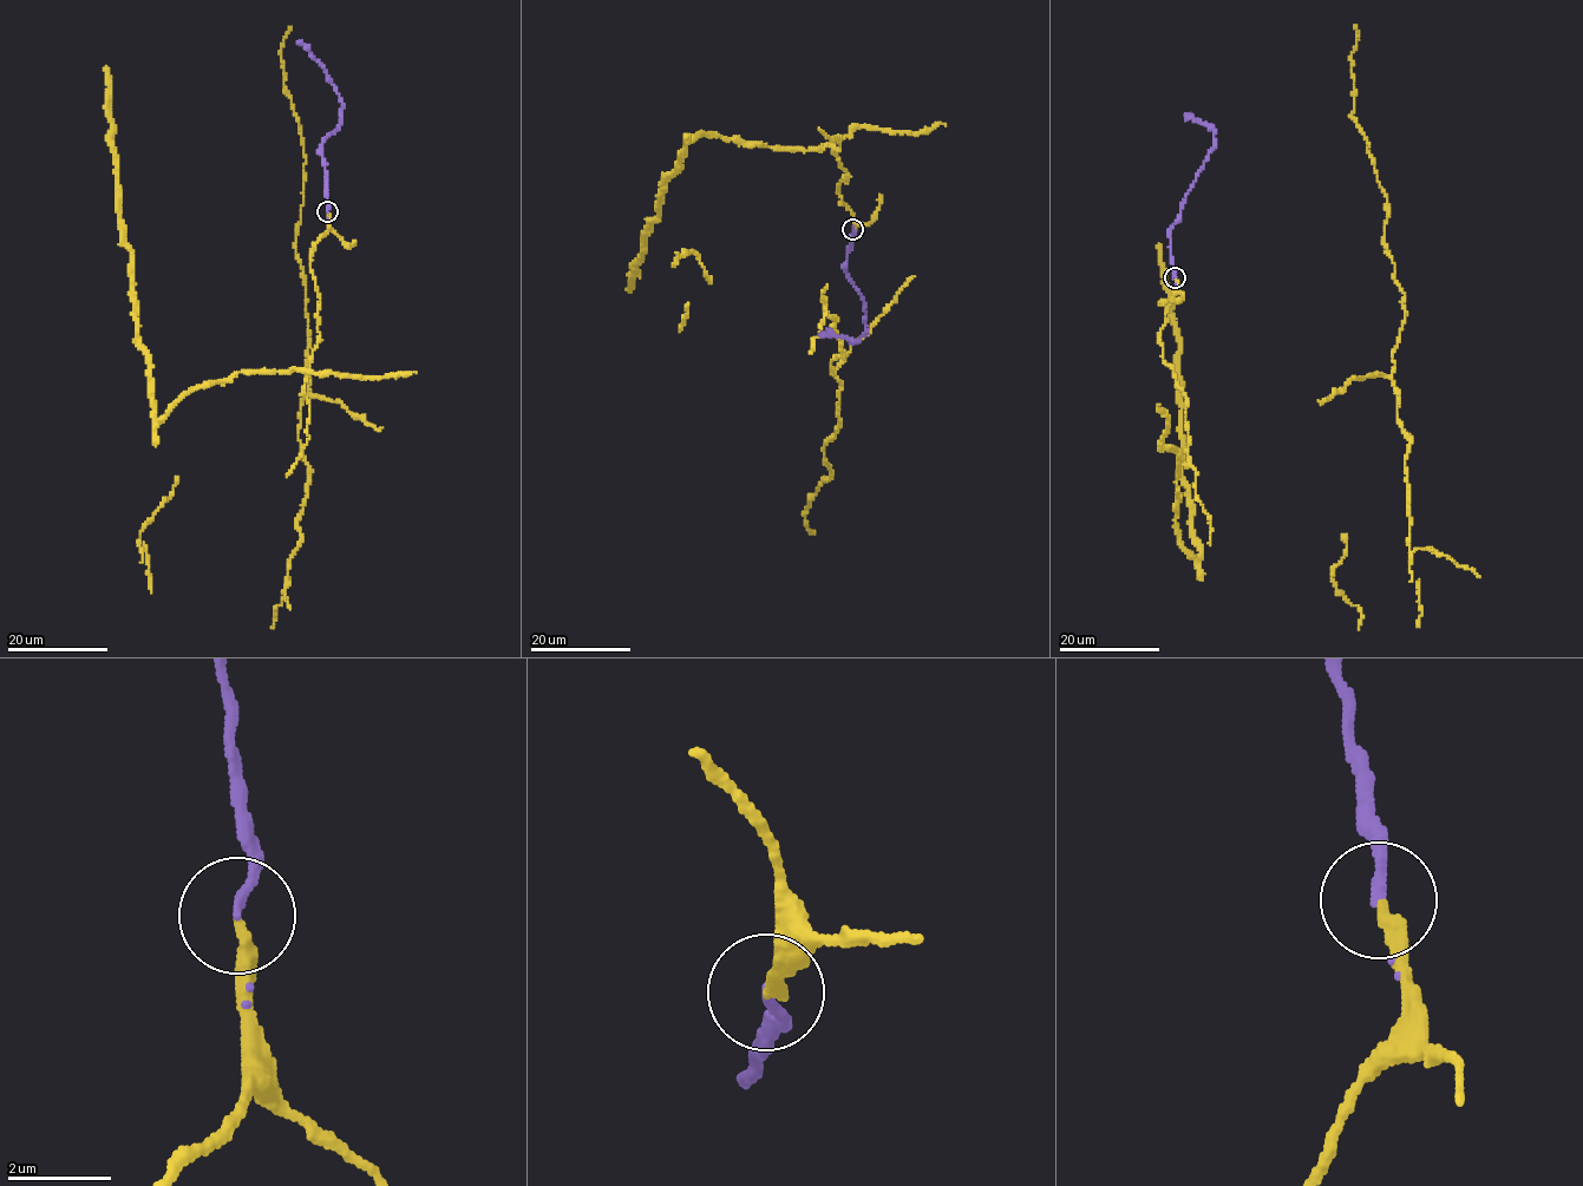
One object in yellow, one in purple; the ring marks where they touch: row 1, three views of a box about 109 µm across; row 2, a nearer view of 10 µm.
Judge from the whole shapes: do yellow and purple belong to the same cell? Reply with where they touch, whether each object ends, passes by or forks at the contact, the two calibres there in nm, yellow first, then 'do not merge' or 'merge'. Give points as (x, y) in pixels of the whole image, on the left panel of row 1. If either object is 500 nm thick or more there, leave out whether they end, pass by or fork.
at (327, 211); yellow ends there; purple passes by; 240 nm thick on the yellow side, 120 nm on the other; merge

